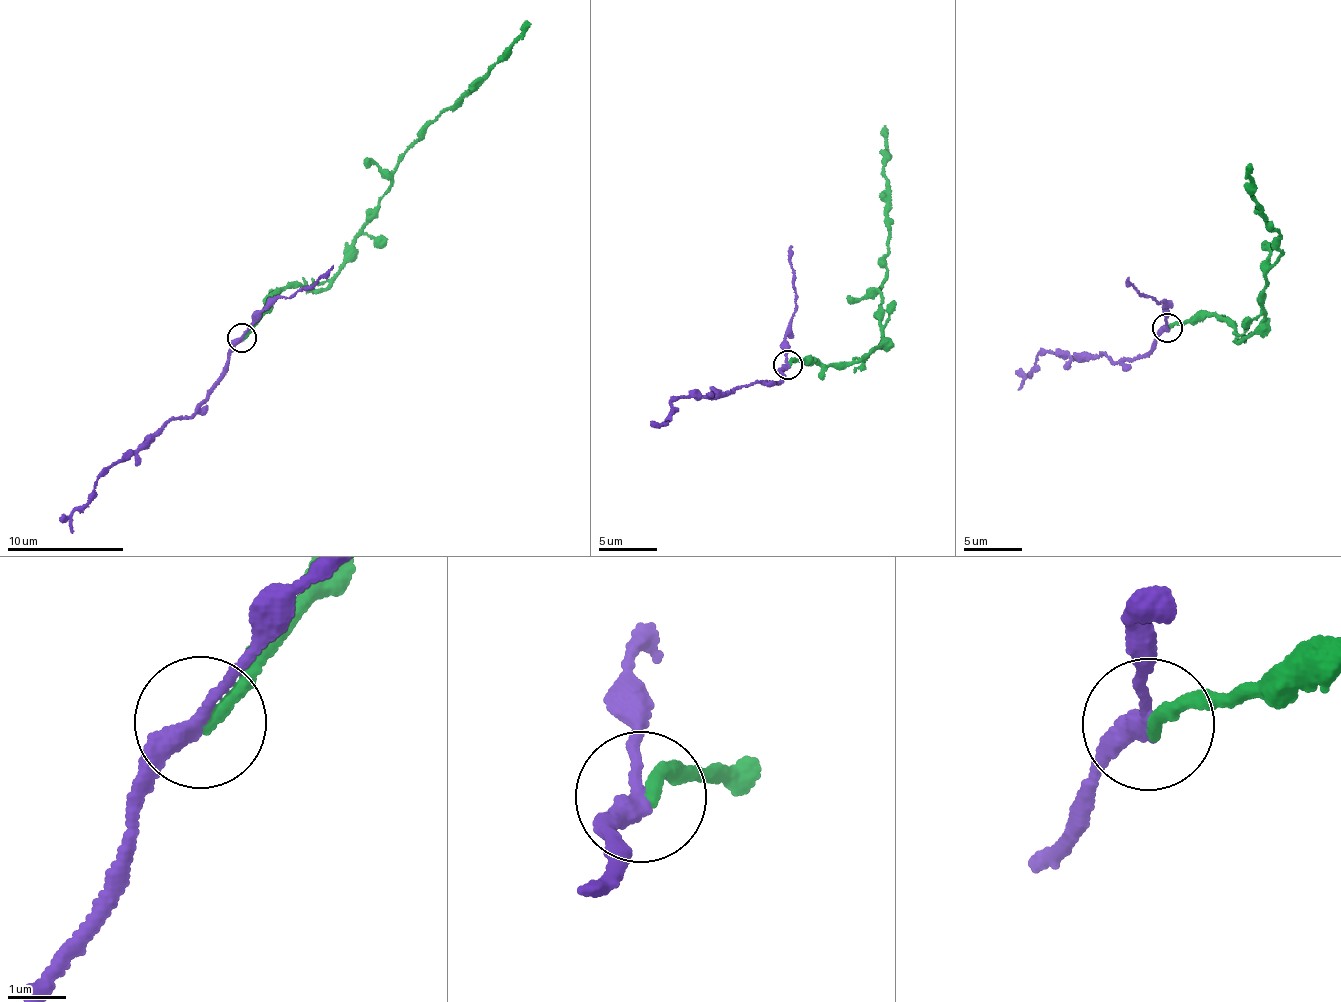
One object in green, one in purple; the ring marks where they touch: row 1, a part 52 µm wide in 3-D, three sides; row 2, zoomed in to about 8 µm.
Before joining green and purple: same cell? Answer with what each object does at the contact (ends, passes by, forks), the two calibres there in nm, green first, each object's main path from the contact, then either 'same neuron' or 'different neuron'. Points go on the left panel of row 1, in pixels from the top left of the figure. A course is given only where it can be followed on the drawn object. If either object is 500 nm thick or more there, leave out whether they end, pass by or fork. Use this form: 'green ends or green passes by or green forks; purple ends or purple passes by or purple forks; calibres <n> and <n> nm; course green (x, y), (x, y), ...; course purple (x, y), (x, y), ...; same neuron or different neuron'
green ends; purple passes by; calibres 220 and 260 nm; course green (242, 337), (269, 310), (273, 292), (334, 278), (366, 216), (390, 188), (390, 177), (410, 143), (531, 23); course purple (242, 337), (193, 414), (168, 420), (137, 451), (106, 468), (82, 506), (74, 511), (71, 532); different neuron

